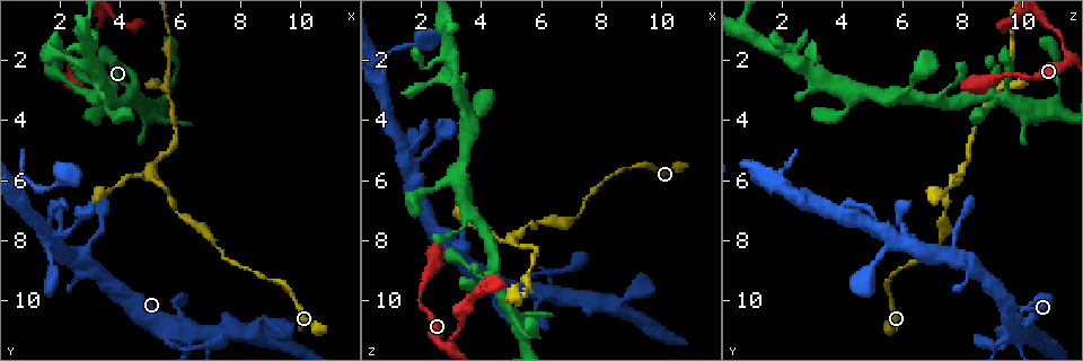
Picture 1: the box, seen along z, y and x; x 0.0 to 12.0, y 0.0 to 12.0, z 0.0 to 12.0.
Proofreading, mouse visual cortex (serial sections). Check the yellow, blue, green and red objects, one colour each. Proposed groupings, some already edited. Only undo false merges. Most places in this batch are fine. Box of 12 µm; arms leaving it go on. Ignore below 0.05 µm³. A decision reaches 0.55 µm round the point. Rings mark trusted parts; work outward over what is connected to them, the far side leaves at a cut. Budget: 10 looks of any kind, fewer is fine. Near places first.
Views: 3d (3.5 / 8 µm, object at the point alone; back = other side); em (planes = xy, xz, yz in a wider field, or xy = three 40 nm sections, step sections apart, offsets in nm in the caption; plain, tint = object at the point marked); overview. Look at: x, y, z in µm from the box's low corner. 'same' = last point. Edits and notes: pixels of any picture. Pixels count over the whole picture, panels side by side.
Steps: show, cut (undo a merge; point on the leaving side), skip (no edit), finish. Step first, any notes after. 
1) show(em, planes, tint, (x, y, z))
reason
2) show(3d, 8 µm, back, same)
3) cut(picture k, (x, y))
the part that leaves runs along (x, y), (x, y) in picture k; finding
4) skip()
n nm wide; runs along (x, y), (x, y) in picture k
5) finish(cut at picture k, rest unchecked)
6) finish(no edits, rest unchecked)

show(3d, 3.5 µm, (3.0, 1.3, 11.2))
thin neck

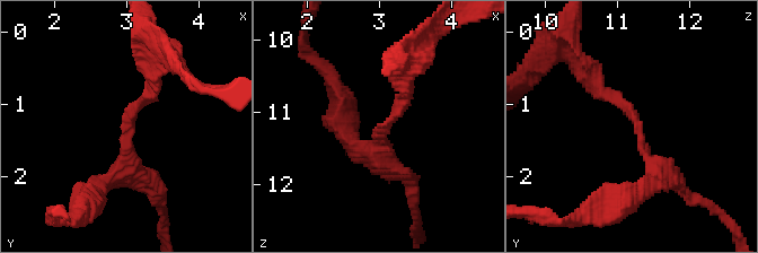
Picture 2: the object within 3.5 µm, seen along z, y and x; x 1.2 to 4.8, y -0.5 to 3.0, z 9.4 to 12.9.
show(em, xy, step 3, tint, (3.00, 1.35, 11.30))
arms of 200, 200 nm; need the tissue

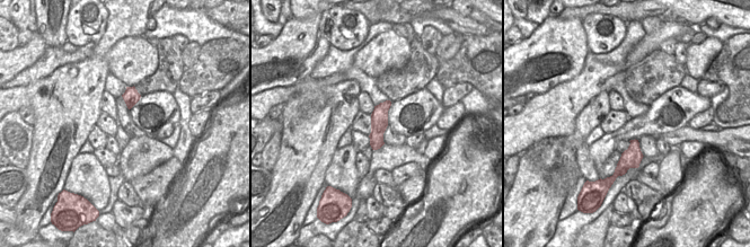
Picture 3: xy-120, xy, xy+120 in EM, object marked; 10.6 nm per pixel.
show(em, planes, tint, same)

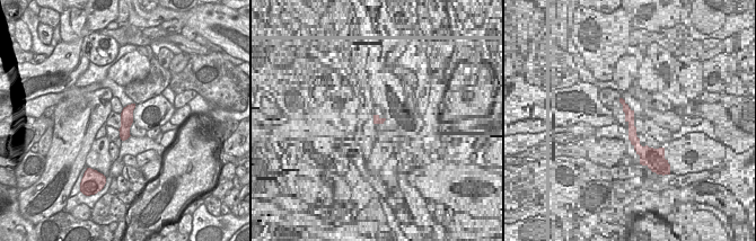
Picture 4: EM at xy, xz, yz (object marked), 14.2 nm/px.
skip()
runs along (95, 190), (126, 163), (126, 121), (153, 83) in picture 2; all the same cell

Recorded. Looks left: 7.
show(3d, 3.5 µm, back, (5.7, 2.9, 11.2))
sudden change in width

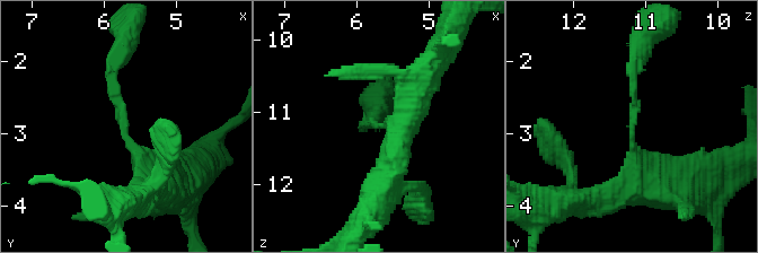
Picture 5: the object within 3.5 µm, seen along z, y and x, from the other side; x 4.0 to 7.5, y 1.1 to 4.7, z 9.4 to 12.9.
show(em, xy, step 2, tint, (5.65, 2.95, 11.20))
arms of 150, 400 nm; shape alone is not enough

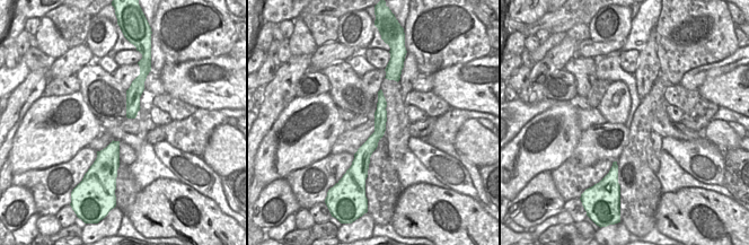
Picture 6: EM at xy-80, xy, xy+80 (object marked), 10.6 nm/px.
skip()
runs along (161, 189), (130, 144), (109, 81), (116, 60) in picture 5; all the same cell

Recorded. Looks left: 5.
show(3d, 3.5 µm, (4.9, 5.8, 7.9))
abrupt turn

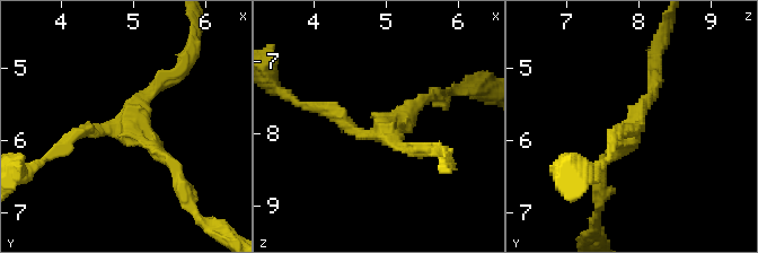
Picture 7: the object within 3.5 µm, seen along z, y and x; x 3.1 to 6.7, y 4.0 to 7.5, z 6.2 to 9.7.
show(em, planes, tint, (4.90, 5.80, 7.90))

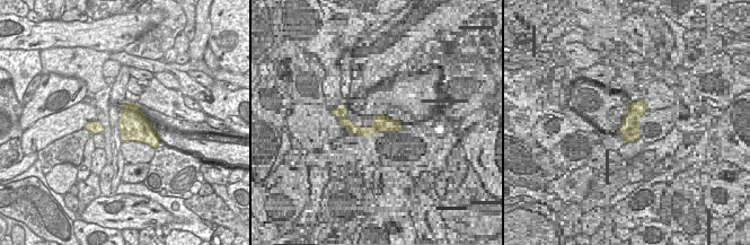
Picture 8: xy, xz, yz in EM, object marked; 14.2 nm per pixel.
skip()
runs along (602, 173), (632, 136), (654, 72) in picture 7; continuous, no second cell

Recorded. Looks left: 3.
show(3d, 3.5 µm, (1.8, 7.9, 5.4))
two arms at a narrow angle

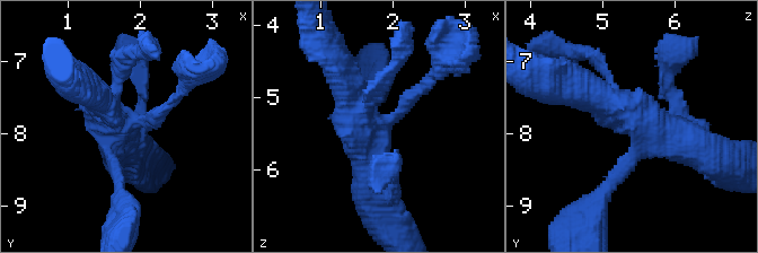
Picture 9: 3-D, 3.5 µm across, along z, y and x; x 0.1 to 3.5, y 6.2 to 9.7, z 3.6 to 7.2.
show(em, xy, step 1, tint, (1.75, 7.85, 5.40))

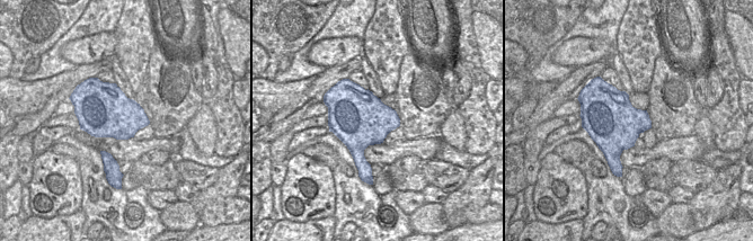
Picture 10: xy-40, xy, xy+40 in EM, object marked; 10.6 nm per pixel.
skip()
all the same cell

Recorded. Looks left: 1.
finish(no edits, rest unchecked)

